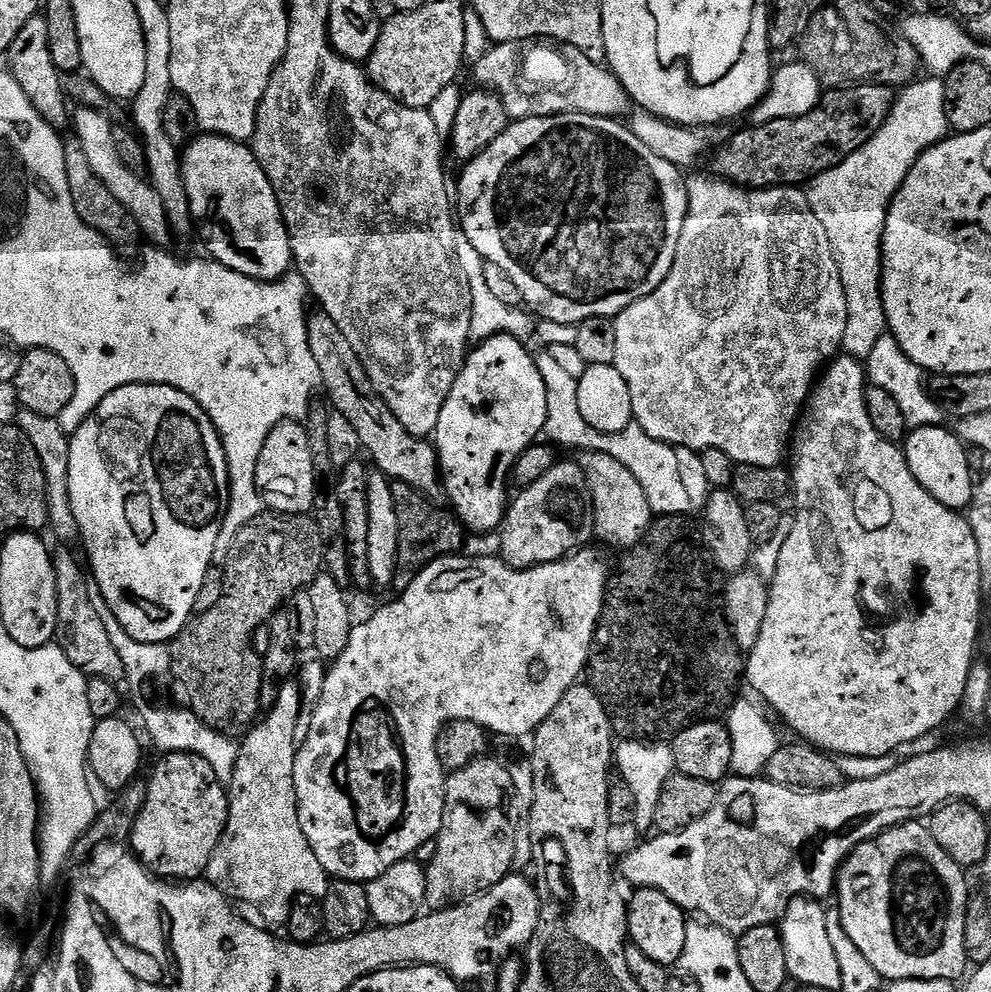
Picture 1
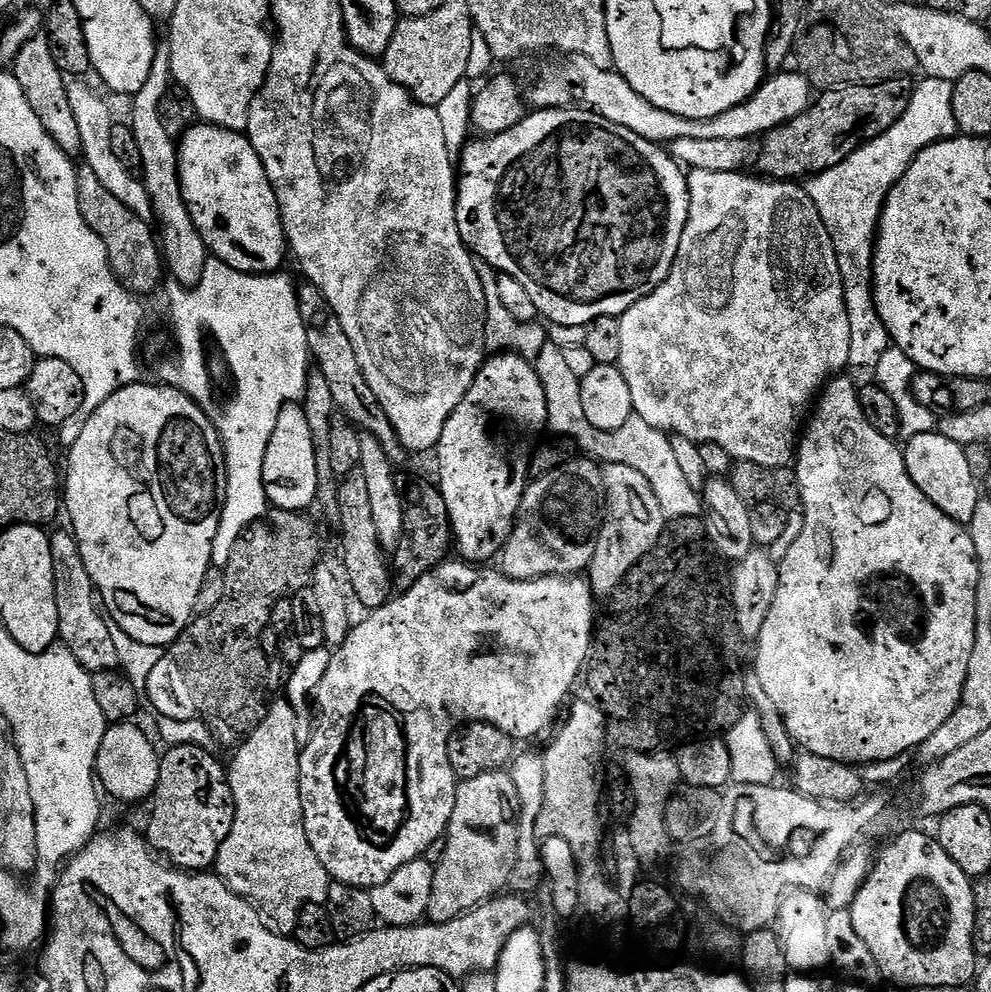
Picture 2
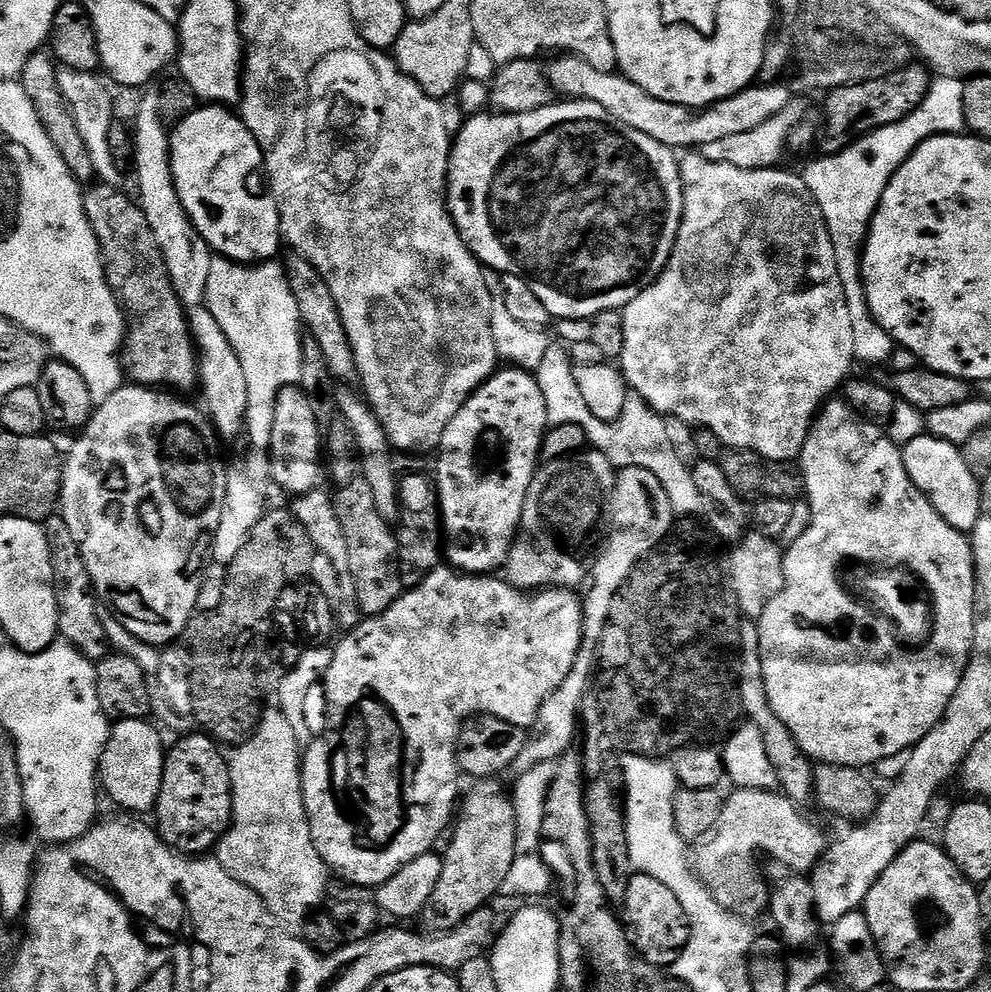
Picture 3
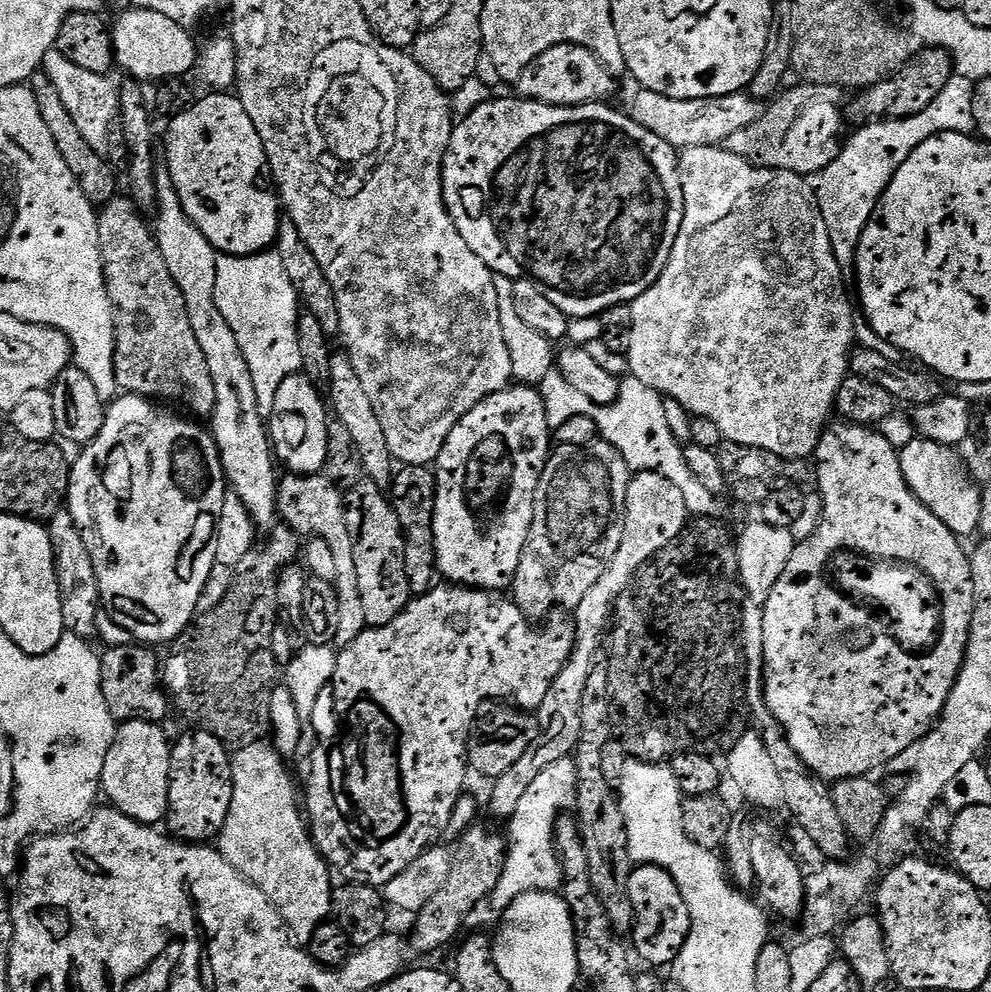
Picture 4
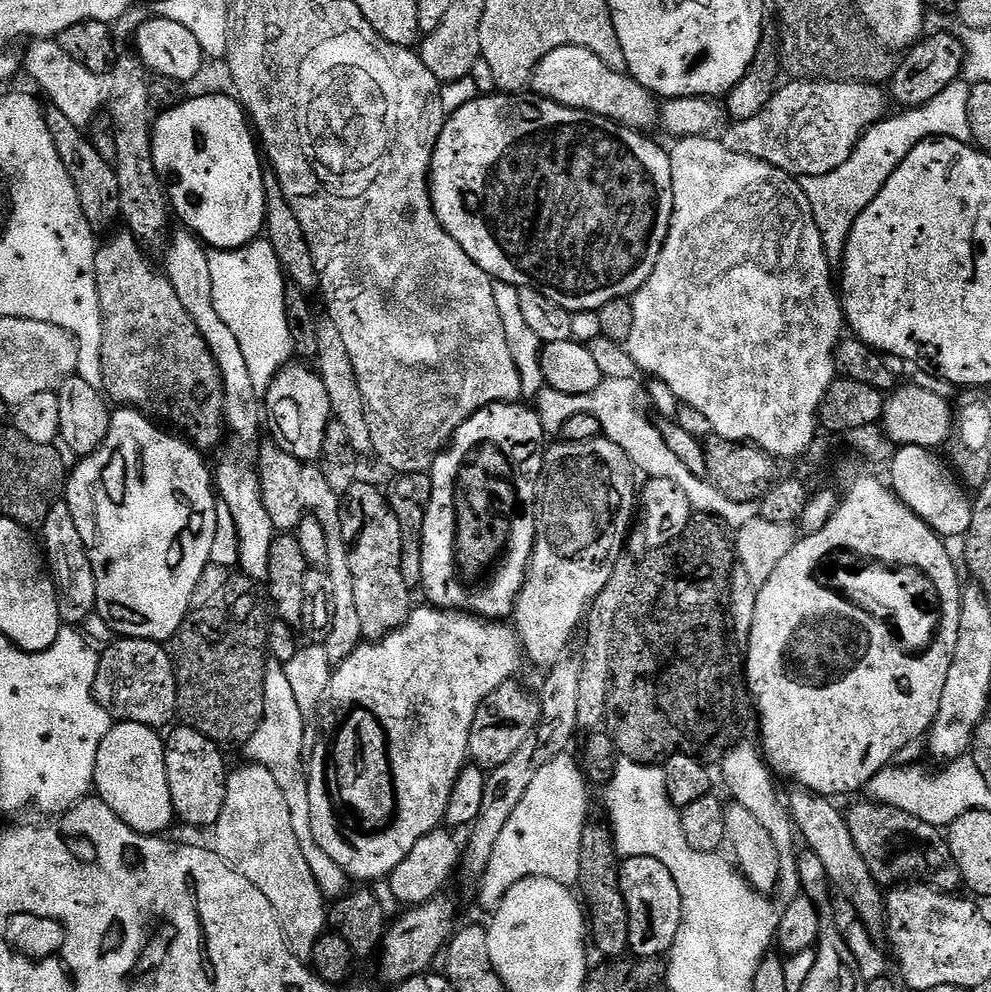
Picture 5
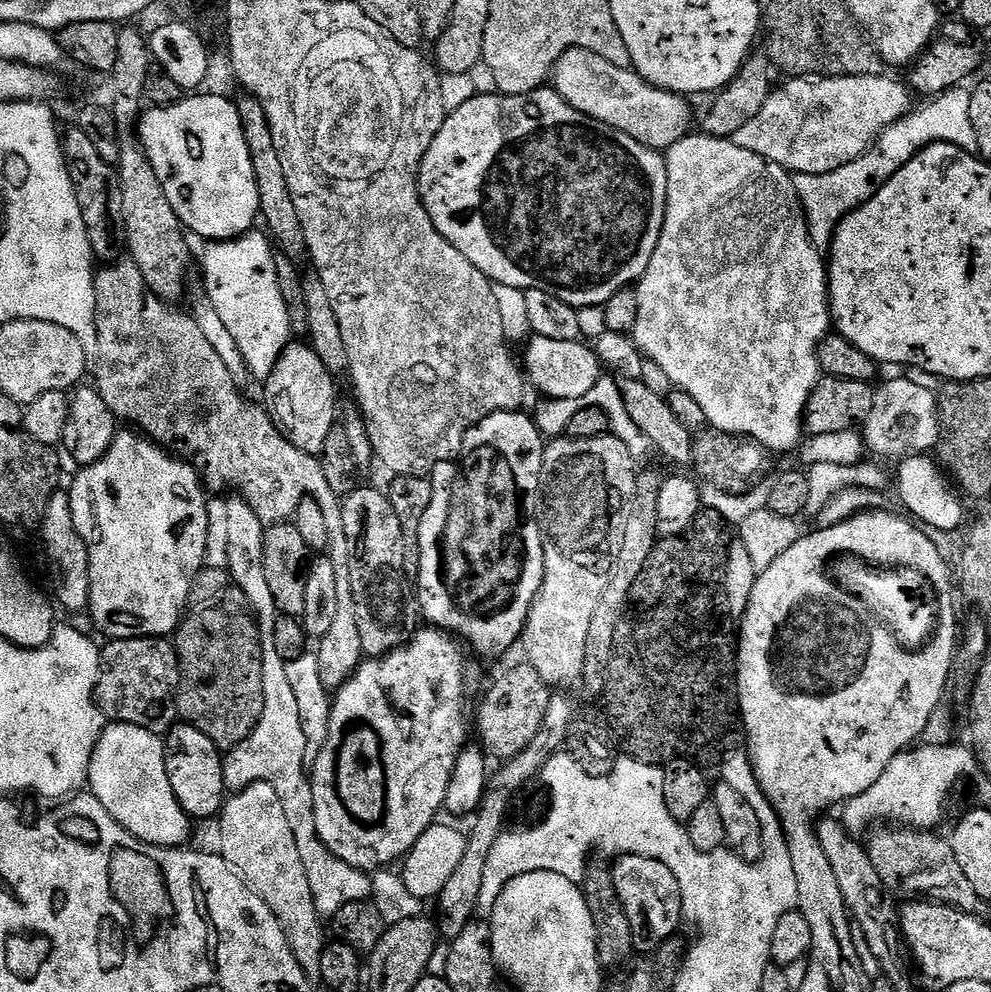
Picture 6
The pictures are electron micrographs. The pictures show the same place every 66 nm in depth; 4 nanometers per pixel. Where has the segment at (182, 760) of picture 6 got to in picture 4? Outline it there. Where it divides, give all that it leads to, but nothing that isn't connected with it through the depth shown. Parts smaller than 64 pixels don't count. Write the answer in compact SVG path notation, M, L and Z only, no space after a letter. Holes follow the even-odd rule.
M188 730L171 745L167 831L181 842L208 842L219 837L232 797L229 749L214 734Z

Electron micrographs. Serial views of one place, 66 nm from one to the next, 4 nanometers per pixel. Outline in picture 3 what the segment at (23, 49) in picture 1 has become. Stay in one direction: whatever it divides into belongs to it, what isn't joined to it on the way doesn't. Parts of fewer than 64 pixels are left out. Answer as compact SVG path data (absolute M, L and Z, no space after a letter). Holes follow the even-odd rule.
M47 51L35 52L30 62L26 62L18 82L26 90L26 98L34 102L34 114L38 114L38 122L42 122L42 130L50 134L50 142L54 142L54 150L62 154L62 162L70 166L70 170L81 185L91 185L97 179L94 162L90 158L90 150L86 150L82 133L78 131L78 122L74 122L74 114L70 106L66 98L62 98L62 90L58 86L57 61Z

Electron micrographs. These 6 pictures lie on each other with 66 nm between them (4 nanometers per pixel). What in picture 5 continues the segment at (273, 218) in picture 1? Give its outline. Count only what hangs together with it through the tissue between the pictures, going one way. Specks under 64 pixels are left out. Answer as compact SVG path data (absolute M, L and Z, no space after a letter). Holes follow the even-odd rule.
M228 94L191 97L176 108L161 111L155 117L152 129L152 153L156 171L166 178L171 211L175 215L177 212L184 223L181 225L199 237L209 249L245 248L265 231L266 168L254 129L239 100Z

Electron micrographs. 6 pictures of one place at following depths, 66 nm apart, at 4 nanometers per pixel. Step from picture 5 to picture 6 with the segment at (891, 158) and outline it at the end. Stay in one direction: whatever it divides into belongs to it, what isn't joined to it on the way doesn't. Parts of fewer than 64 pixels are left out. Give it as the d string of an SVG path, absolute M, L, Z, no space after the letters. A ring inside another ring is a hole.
M967 87L951 88L949 92L942 92L928 102L932 104L925 108L917 107L897 124L891 124L876 139L875 144L854 162L830 174L795 173L792 181L808 219L813 246L821 250L831 249L840 223L857 208L861 208L867 200L872 199L881 186L894 174L898 174L898 170L902 170L902 166L906 166L906 162L913 160L923 148L929 148L931 144L953 144L964 152L975 153L974 125L970 123L971 97L972 93Z

